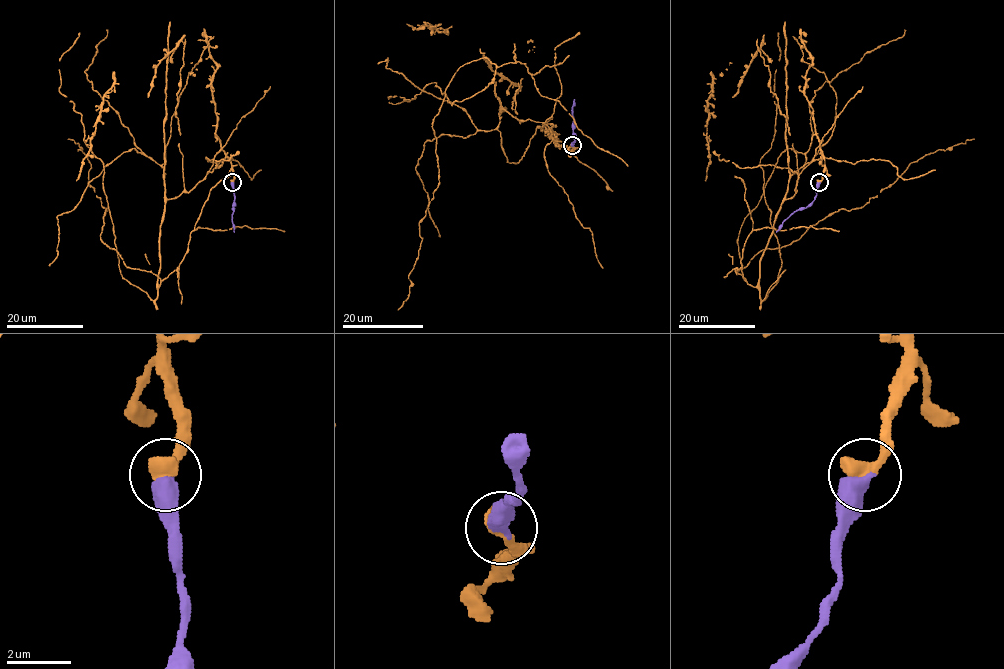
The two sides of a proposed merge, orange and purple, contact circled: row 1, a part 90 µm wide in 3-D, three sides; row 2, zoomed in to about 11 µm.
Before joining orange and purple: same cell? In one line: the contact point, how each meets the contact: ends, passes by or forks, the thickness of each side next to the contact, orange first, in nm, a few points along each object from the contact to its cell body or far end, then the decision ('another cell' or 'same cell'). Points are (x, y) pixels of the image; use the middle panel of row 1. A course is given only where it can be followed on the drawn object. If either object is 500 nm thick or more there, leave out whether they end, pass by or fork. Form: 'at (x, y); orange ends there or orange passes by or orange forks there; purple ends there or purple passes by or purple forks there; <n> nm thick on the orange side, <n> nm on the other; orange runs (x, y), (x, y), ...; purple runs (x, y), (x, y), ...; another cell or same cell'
at (572, 145); 550 nm thick on the orange side, 600 nm on the other; orange runs (572, 145), (558, 144), (548, 121), (507, 162), (495, 65), (458, 68), (433, 121), (439, 184), (397, 310); purple runs (572, 145), (575, 99); another cell

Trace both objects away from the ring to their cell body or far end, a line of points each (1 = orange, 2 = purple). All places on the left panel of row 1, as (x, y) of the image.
1: (232, 181), (209, 36), (162, 165), (159, 286), (101, 240), (106, 209), (67, 139)
2: (232, 181), (234, 232)

